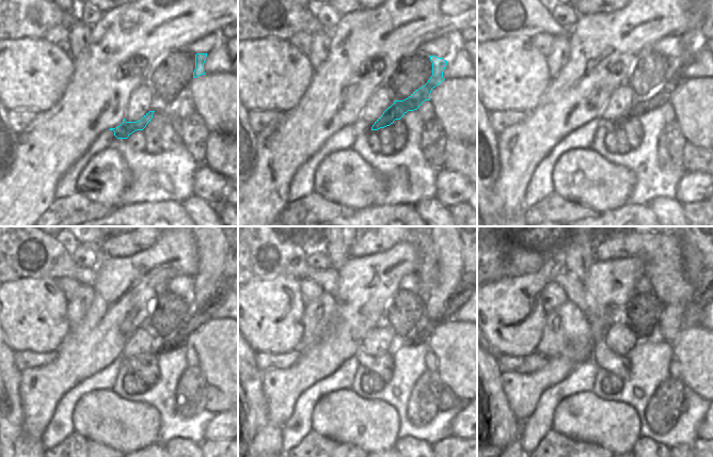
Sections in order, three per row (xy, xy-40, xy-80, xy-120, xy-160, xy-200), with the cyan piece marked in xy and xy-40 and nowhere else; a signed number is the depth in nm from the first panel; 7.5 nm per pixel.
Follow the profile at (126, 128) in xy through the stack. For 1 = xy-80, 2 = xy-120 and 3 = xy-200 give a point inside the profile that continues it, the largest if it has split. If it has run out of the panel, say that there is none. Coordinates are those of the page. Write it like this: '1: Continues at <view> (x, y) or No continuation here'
1: Continues at xy-80 (677, 65)
2: Continues at xy-120 (200, 316)
3: Continues at xy-200 (694, 299)

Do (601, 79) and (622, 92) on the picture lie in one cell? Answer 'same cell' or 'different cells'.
different cells

